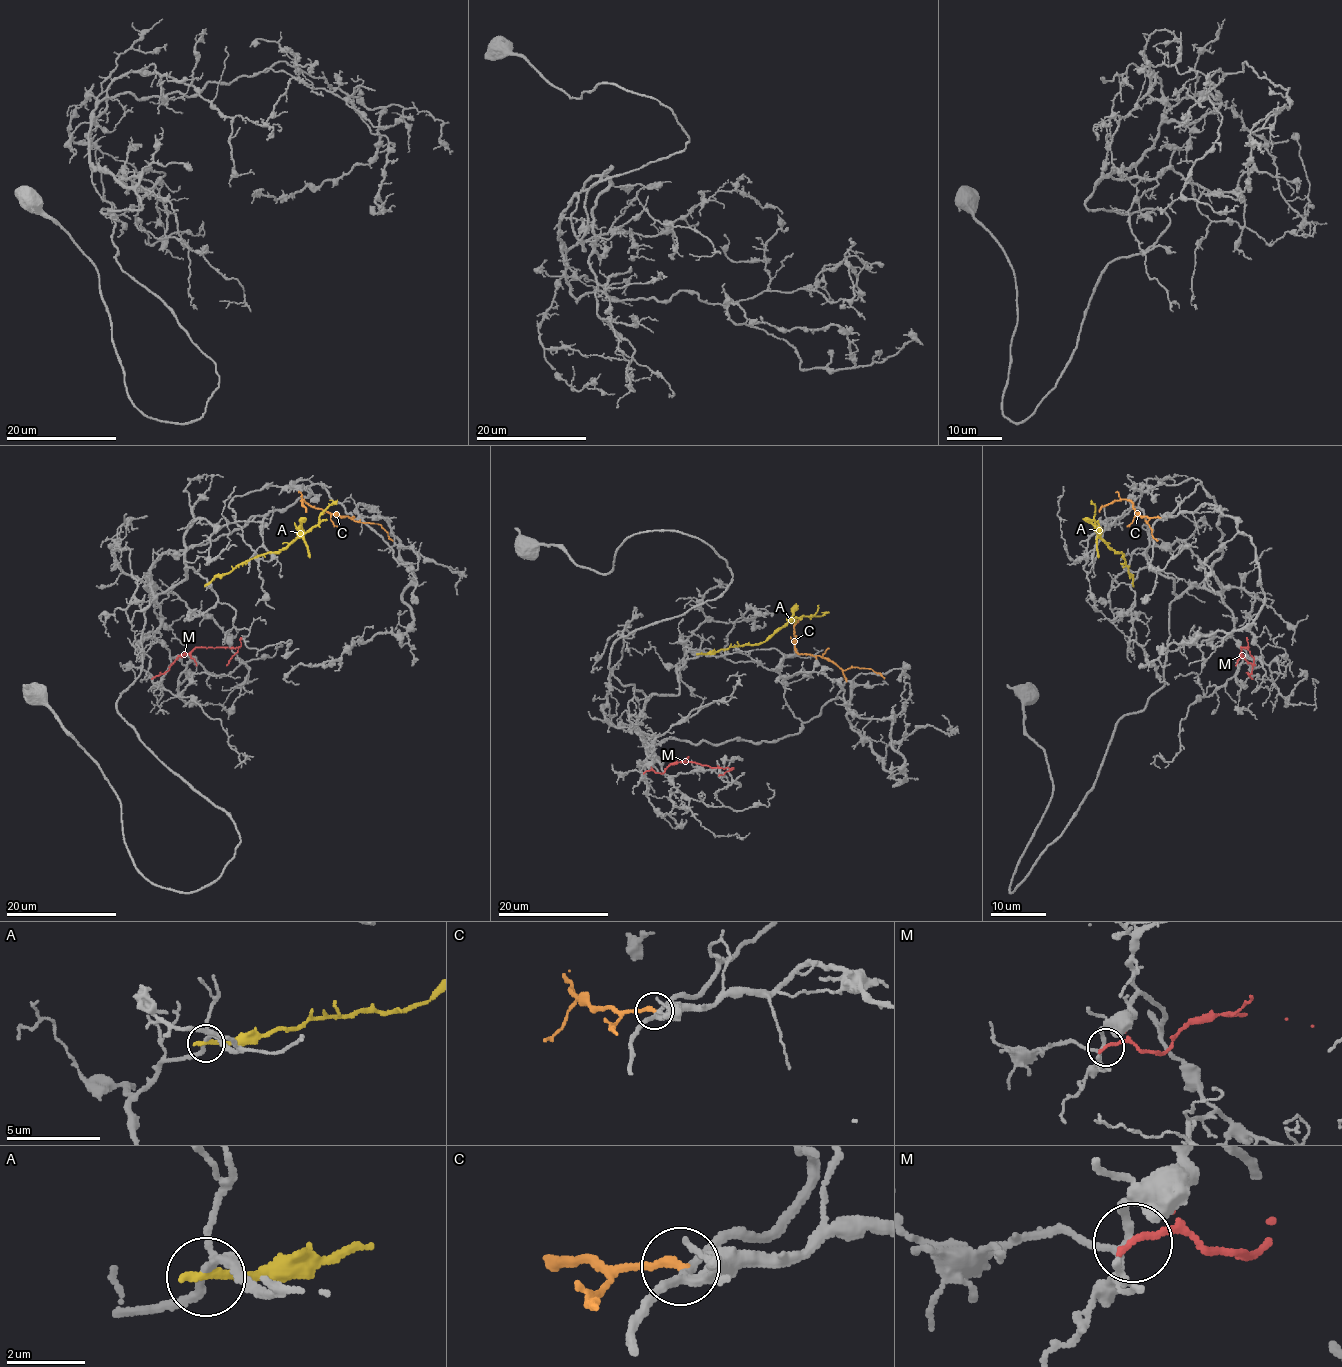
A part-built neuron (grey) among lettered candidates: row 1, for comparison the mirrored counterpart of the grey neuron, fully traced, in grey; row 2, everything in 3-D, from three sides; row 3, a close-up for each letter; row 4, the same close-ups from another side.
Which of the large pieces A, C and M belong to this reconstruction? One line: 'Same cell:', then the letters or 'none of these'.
Same cell: none of these

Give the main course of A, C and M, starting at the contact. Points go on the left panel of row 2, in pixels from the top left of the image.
A: (208, 584), (240, 565), (280, 552), (319, 522), (319, 516), (337, 500)
C: (353, 518), (310, 506), (303, 500), (302, 505), (306, 512)
M: (154, 677), (162, 674), (179, 656), (195, 648), (237, 648), (226, 666)

